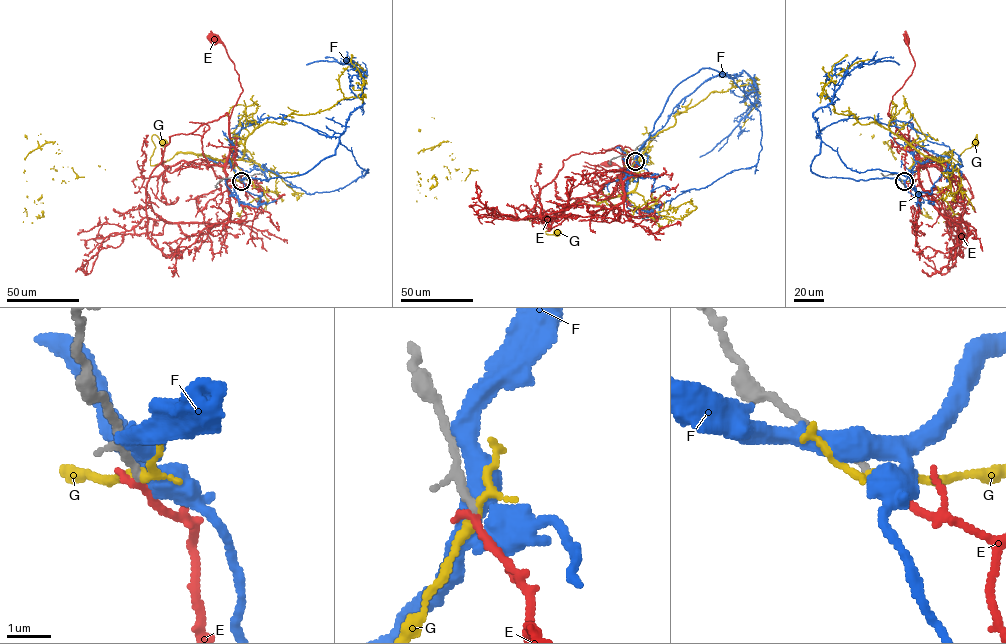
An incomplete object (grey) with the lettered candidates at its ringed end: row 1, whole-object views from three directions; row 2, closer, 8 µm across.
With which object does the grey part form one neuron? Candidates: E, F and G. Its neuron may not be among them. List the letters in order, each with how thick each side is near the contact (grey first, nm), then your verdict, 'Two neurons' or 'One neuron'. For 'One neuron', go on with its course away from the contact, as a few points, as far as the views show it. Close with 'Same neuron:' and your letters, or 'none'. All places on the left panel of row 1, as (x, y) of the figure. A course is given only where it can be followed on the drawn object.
E: Thickness 110 nm (grey) against 180 nm. One neuron. Its course: (241, 181), (243, 183), (227, 178), (225, 163), (230, 150), (229, 117), (242, 89), (225, 46), (213, 41)
F: Thickness 240 nm (grey) against 550 nm. Two neurons
G: Thickness 130 nm (grey) against 180 nm. Two neurons
Same neuron: E

